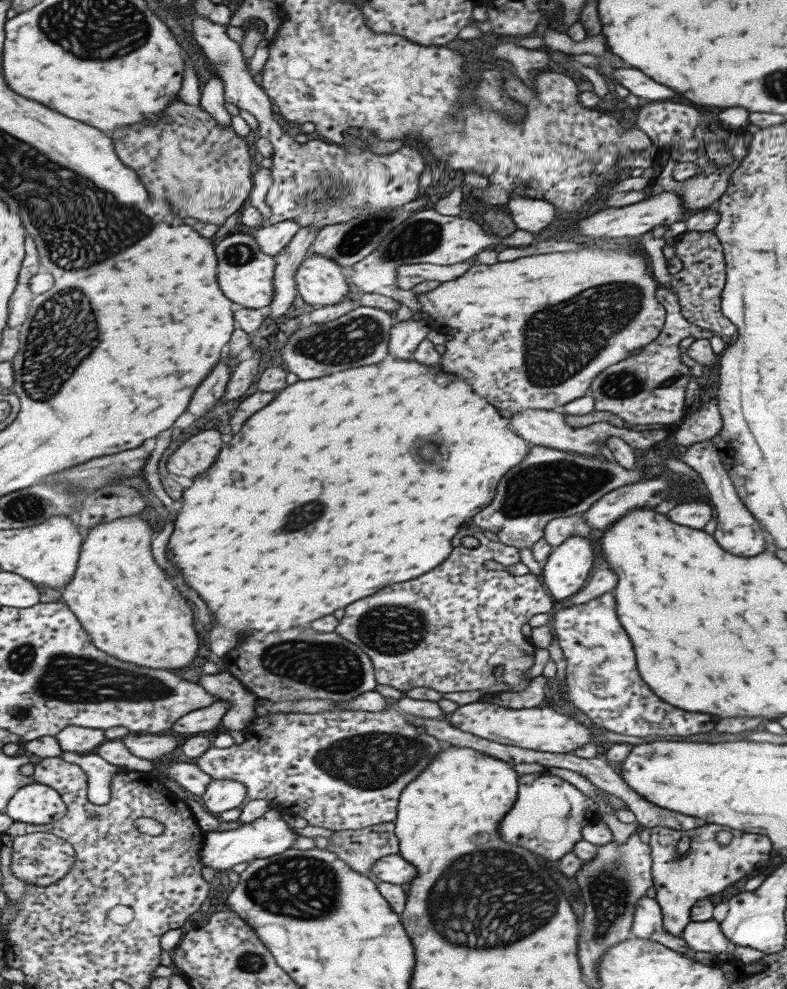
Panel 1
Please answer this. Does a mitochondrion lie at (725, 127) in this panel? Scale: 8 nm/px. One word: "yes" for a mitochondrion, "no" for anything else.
no

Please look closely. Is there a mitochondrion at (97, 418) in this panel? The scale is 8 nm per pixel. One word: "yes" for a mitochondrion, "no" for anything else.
no

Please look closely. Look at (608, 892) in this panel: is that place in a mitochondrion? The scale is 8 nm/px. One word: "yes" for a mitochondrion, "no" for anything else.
yes

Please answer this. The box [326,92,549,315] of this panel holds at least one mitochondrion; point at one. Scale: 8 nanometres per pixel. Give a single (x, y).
(422, 237)

